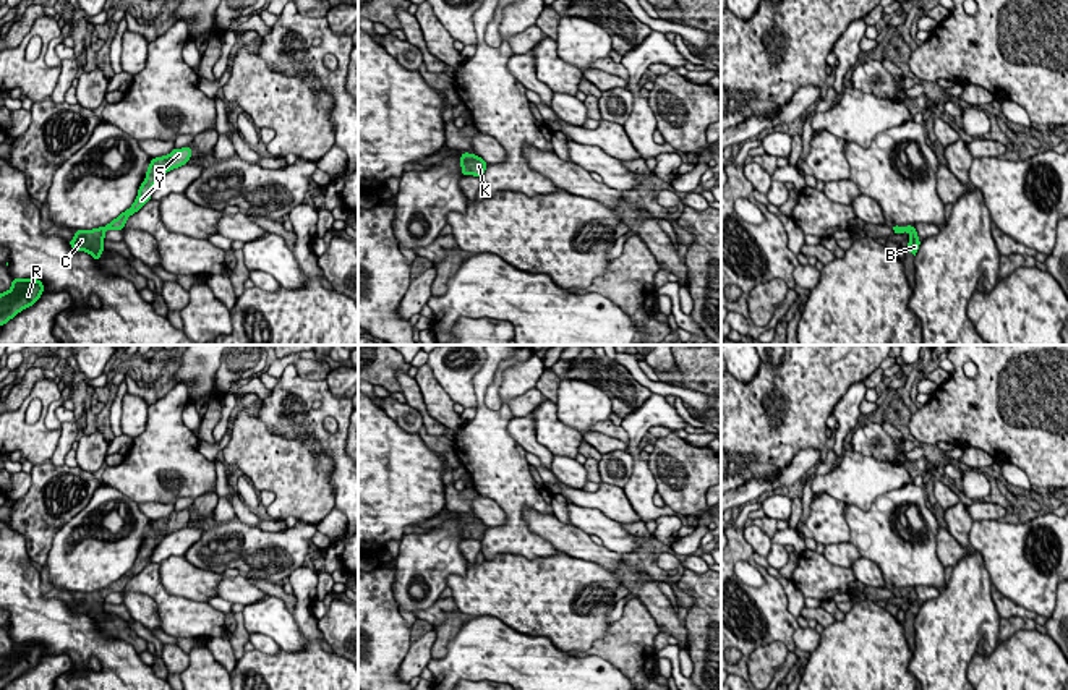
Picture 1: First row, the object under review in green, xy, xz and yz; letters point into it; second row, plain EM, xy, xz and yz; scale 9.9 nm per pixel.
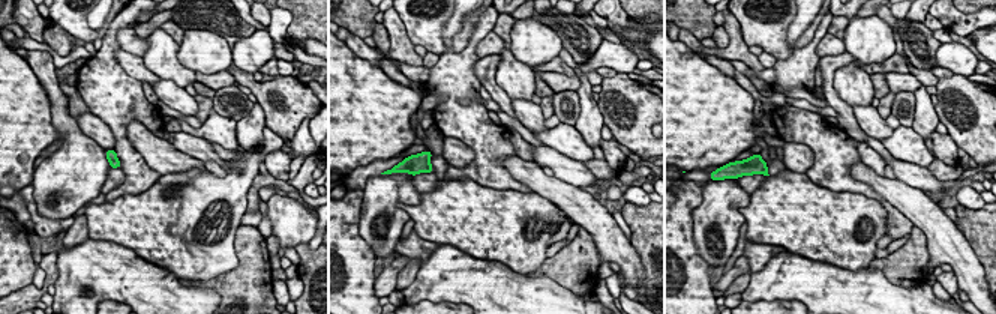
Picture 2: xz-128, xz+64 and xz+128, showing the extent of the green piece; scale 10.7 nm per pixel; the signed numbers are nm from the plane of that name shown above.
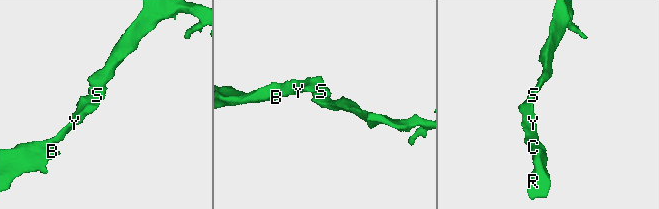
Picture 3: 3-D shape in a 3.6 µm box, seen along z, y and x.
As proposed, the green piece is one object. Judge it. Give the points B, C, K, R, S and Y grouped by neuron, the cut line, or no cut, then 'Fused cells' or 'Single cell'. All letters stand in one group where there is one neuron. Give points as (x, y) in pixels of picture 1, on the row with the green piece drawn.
Groups: B C K R S Y. No split. Single cell

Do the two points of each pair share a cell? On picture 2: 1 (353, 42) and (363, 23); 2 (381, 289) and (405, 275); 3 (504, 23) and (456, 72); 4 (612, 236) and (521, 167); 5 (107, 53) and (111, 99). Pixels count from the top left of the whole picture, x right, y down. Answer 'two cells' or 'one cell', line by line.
1: two cells
2: two cells
3: two cells
4: one cell
5: one cell

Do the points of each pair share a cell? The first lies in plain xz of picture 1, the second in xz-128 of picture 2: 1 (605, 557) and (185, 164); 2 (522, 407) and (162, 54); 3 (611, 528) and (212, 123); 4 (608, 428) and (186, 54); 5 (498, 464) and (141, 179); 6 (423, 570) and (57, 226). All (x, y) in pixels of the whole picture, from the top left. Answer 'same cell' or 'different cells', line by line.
1: same cell
2: different cells
3: different cells
4: different cells
5: same cell
6: different cells

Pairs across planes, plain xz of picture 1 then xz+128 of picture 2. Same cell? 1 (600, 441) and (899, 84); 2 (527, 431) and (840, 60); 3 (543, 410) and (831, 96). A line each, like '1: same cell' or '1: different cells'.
1: same cell
2: same cell
3: different cells

